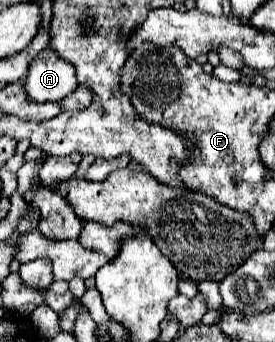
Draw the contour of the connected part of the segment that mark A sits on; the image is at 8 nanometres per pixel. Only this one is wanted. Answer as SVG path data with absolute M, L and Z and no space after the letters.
M47 48L43 50L43 54L29 62L29 70L23 78L23 84L29 100L55 102L71 94L79 82L75 78L75 68Z

